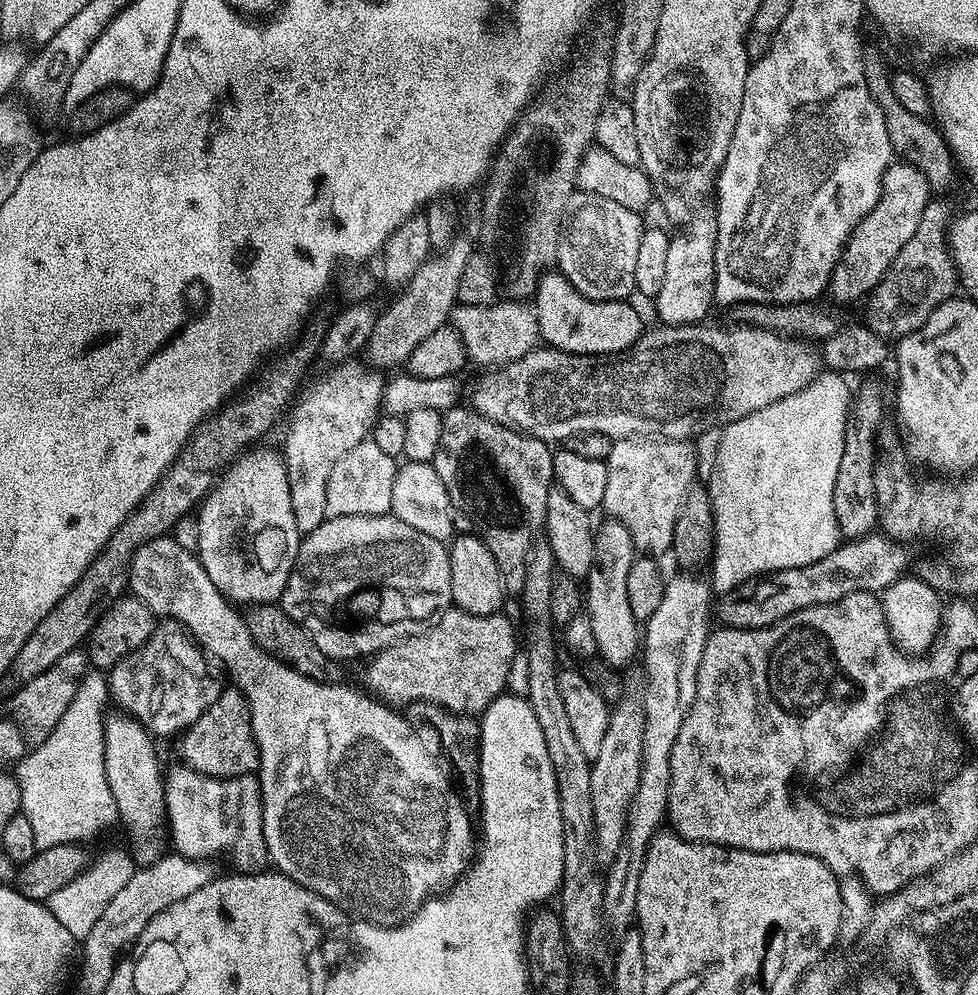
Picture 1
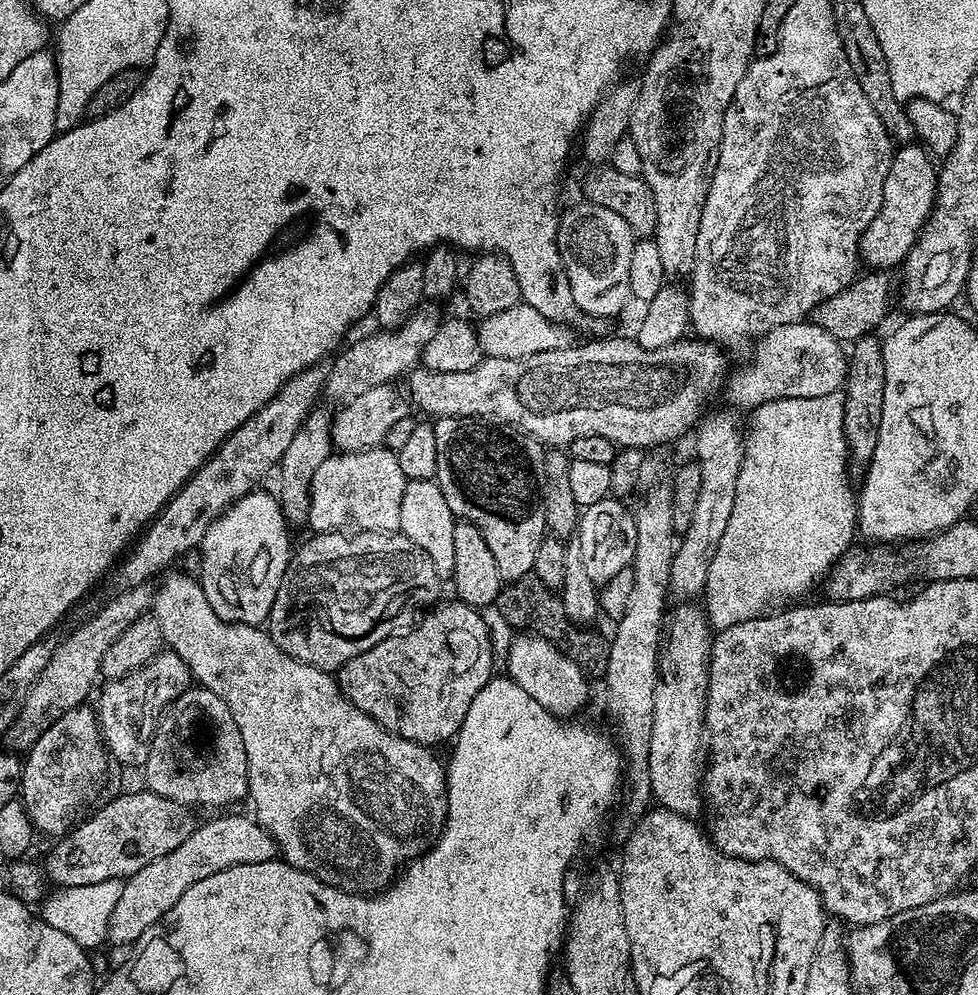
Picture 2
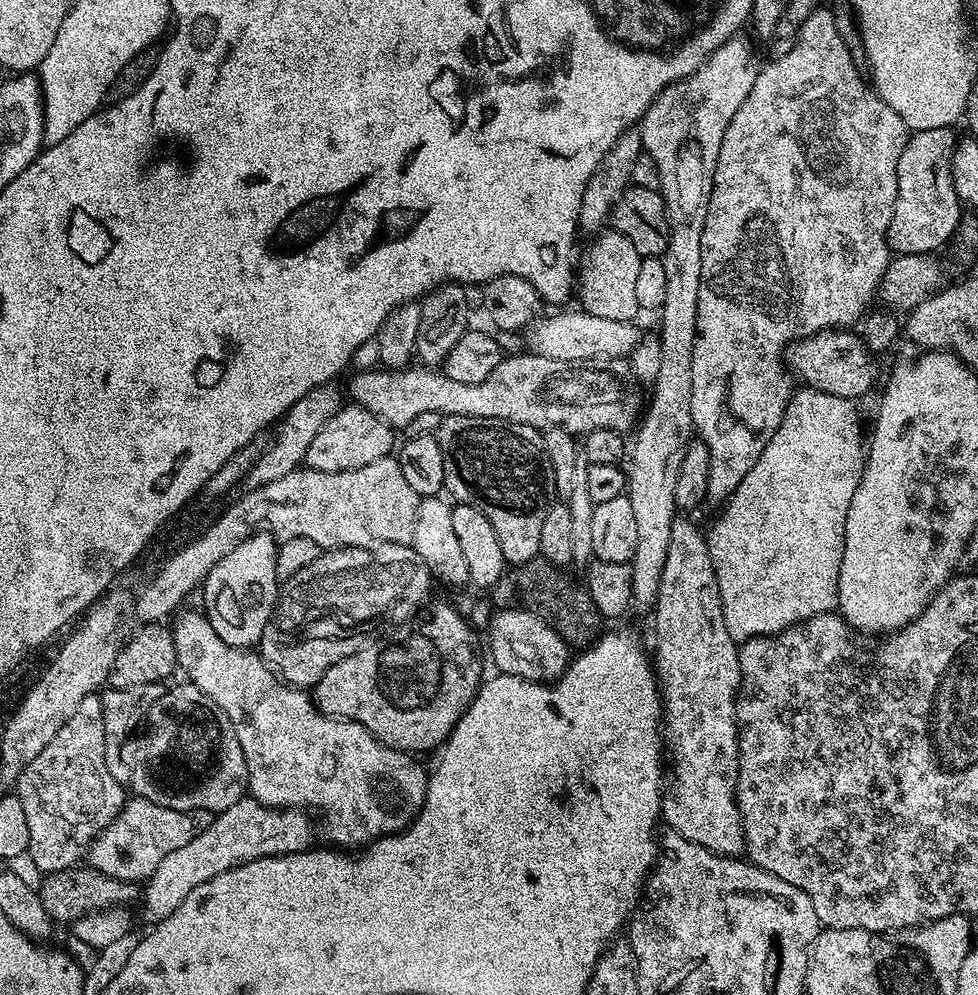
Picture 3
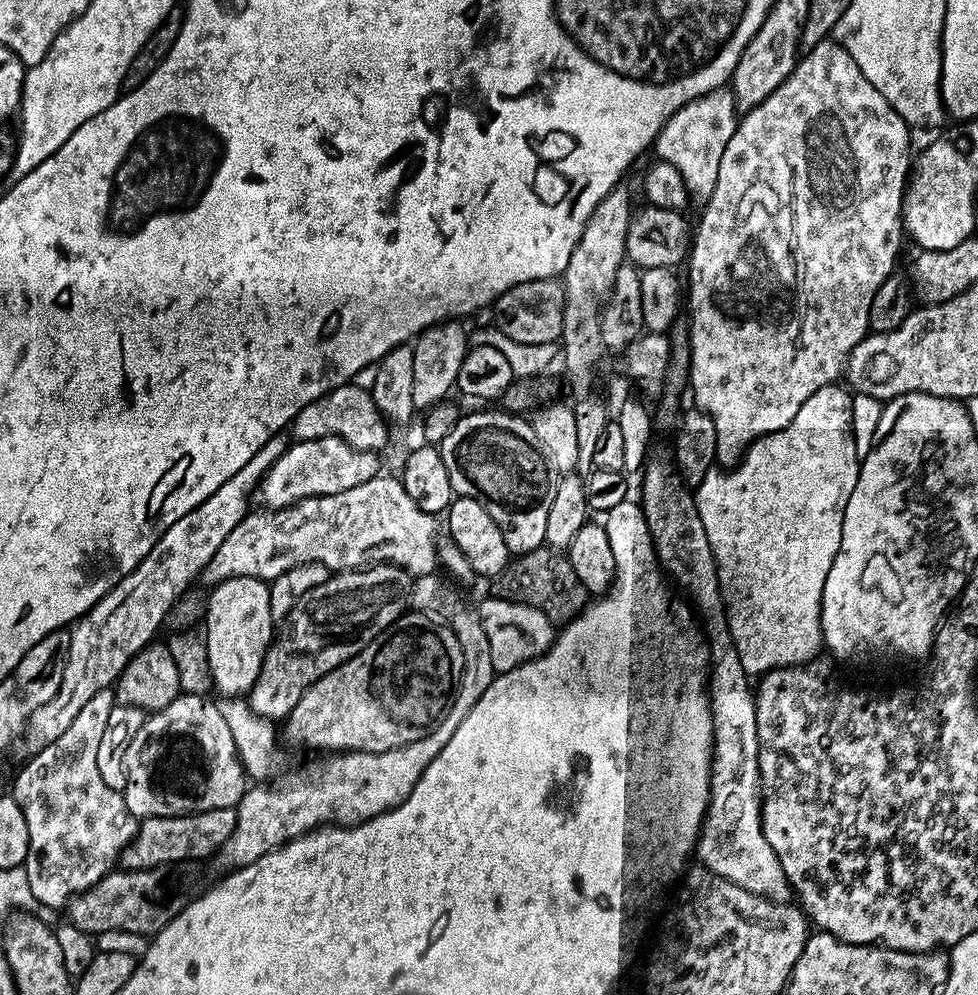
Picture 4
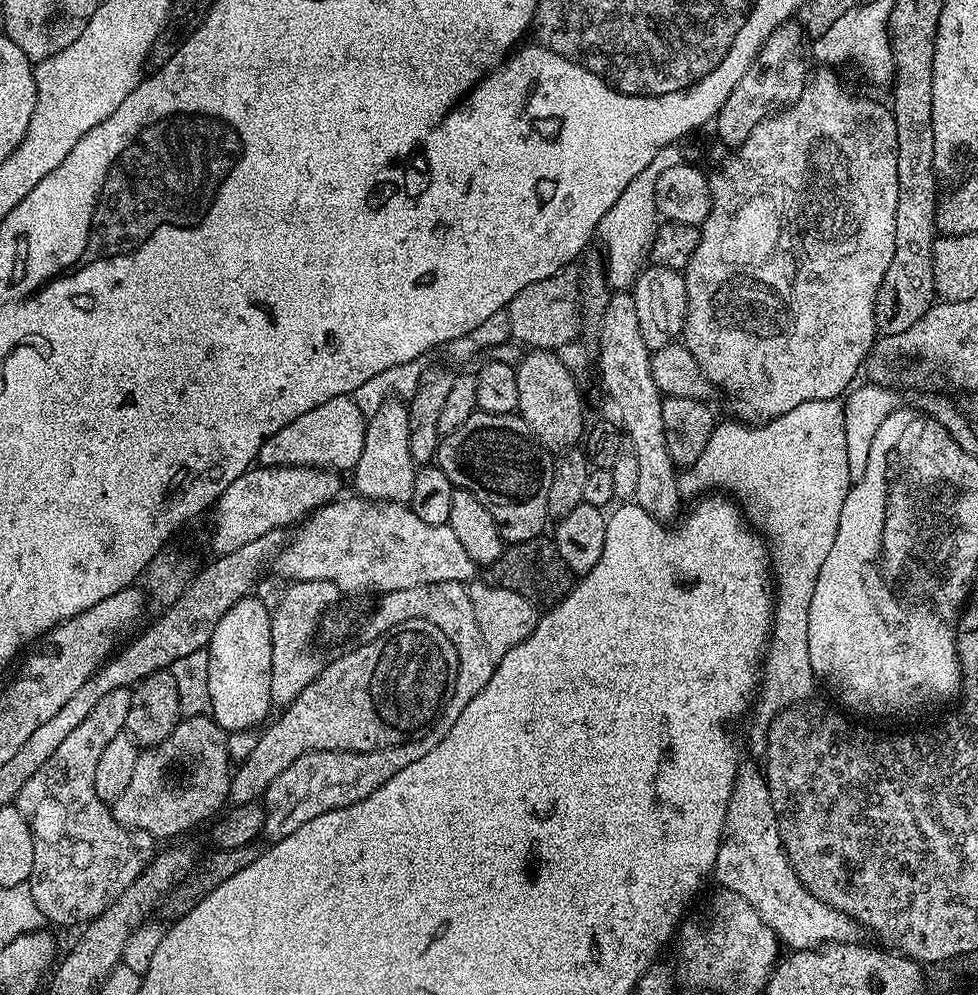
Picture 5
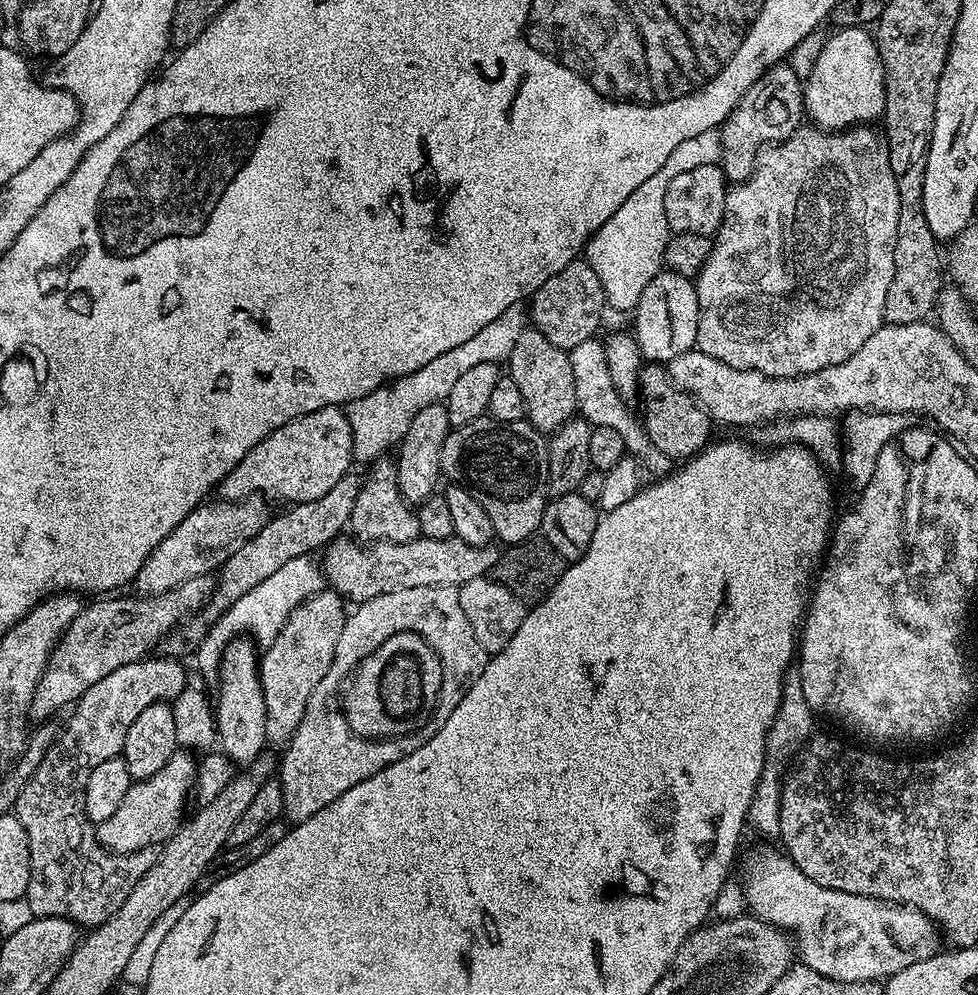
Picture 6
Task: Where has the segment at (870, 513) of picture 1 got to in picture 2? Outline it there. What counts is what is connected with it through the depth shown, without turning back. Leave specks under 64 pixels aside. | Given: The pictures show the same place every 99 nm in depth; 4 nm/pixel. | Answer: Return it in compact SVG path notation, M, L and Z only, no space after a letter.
M869 334L858 338L850 348L849 375L844 387L843 430L848 442L849 457L856 465L869 465L880 438L883 398L885 388L885 364L881 337Z

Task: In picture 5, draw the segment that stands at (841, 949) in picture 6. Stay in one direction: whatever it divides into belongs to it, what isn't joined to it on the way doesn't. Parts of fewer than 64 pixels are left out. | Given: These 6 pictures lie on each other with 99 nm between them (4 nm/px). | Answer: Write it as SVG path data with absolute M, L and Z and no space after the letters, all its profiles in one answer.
M748 762L741 763L734 790L730 794L726 826L718 846L714 880L720 883L717 885L721 889L746 898L762 922L766 922L766 926L770 926L789 949L851 944L861 939L859 936L862 928L854 918L814 898L814 894L810 894L810 890L806 890L798 878L780 837L768 780L757 765L755 768Z

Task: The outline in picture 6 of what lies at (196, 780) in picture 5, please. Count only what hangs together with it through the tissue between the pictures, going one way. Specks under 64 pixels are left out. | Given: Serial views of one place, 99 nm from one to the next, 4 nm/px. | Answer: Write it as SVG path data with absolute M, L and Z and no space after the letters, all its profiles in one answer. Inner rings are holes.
M177 750L172 757L149 780L135 781L118 810L106 818L106 822L95 825L96 838L113 854L129 856L131 852L143 852L168 843L184 822L186 800L195 789L197 761L191 753ZM184 814L184 815L183 815ZM156 844L156 845L155 845Z

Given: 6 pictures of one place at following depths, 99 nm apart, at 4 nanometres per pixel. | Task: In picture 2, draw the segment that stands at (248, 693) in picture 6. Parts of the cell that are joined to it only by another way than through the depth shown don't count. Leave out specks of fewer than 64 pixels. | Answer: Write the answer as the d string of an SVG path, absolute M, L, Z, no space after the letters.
M253 490L239 497L209 525L198 547L204 555L203 579L207 587L236 611L235 619L242 624L260 626L267 621L294 551L288 537L289 522L279 499L272 496Z

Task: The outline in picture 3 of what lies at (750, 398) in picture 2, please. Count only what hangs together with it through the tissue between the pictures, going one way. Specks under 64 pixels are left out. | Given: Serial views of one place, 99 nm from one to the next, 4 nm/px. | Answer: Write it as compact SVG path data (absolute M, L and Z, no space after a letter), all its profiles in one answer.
M852 330L815 332L813 336L795 340L786 349L787 367L797 377L800 375L807 387L853 402L859 401L859 396L866 395L875 386L876 360L877 357L869 352L859 335Z

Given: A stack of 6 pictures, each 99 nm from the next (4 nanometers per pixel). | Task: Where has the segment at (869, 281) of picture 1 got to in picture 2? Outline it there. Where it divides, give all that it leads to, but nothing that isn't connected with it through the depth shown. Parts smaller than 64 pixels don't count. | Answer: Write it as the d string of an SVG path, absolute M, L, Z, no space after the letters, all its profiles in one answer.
M900 146L895 149L892 165L886 174L886 186L884 187L884 201L880 207L880 213L874 218L874 222L870 224L864 231L863 243L867 245L866 251L863 253L862 260L867 267L872 270L892 270L892 267L903 265L906 254L910 247L910 241L920 237L920 233L924 231L932 209L936 207L938 199L938 171L932 165L933 157L929 155L923 147L914 148L915 146Z

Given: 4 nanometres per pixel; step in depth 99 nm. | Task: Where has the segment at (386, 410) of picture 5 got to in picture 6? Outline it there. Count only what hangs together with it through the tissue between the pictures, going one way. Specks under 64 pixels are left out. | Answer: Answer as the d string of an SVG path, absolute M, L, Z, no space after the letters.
M380 458L371 465L368 477L363 477L358 494L358 502L354 502L350 532L360 542L387 542L389 544L405 544L420 536L420 527L415 511L398 490L396 466L391 459Z

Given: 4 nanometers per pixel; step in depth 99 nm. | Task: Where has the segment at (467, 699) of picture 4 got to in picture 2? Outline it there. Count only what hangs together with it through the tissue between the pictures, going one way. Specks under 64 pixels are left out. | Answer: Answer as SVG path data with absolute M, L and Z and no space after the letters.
M251 815L248 816L224 816L201 823L192 831L190 838L182 842L182 846L155 858L154 862L125 879L114 914L110 914L107 943L112 946L135 944L146 930L150 930L150 926L168 913L170 906L174 906L182 894L186 894L186 890L190 890L190 886L194 886L194 882L202 882L202 878L210 878L210 874L230 870L230 866L275 861L278 856L276 841Z

